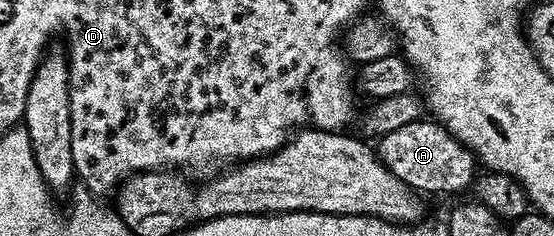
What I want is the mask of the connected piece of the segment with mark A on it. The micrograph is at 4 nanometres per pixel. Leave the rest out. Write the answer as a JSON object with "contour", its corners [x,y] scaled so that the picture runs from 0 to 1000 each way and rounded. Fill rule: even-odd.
{"contour":[[[767,496],[686,576],[679,593],[677,636],[691,699],[699,699],[699,716],[713,733],[720,767],[769,831],[825,826],[845,792],[848,805],[865,725],[865,695],[854,653],[819,572],[794,521]]]}

